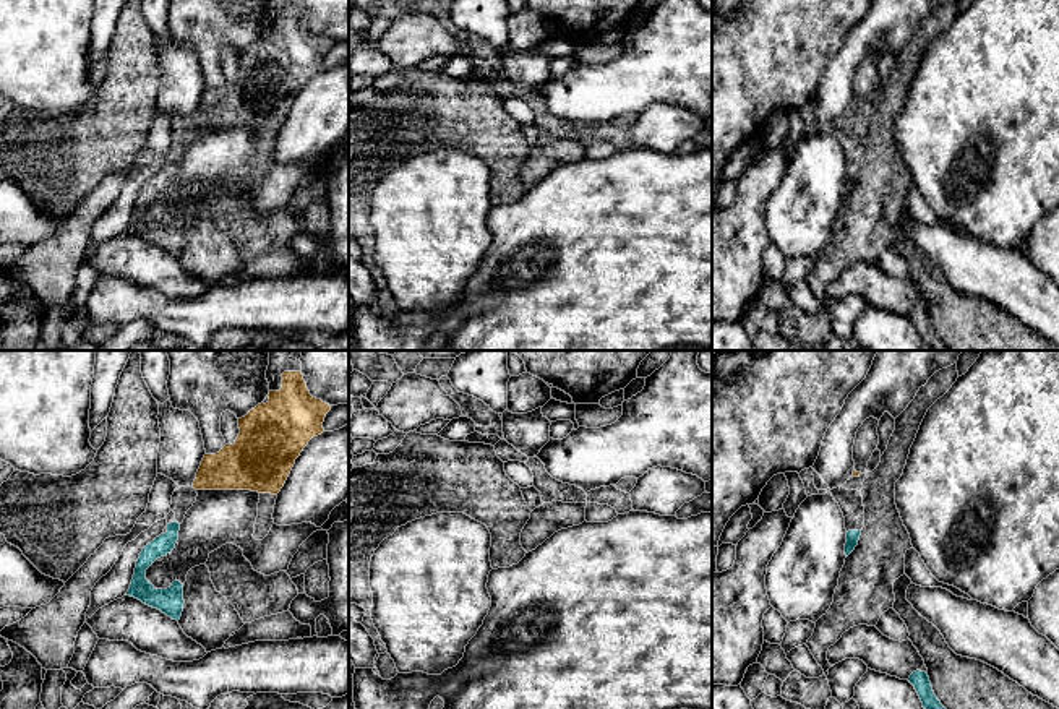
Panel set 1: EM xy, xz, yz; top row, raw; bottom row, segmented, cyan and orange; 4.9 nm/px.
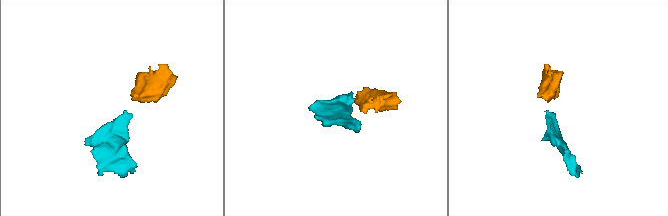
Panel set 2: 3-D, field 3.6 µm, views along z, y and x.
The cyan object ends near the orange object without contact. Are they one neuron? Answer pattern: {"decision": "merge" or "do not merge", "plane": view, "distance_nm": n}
{"decision": "merge", "plane": "xy", "distance_nm": 190}

